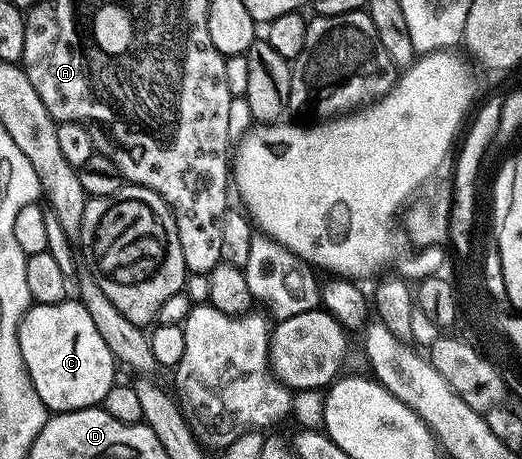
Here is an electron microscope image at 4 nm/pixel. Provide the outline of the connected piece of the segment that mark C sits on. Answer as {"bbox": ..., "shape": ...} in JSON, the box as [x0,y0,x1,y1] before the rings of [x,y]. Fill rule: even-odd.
{"bbox":[17,301,113,412],"shape":[[[78,301],[38,303],[30,306],[17,324],[17,350],[23,353],[23,361],[35,385],[35,393],[39,393],[43,405],[49,408],[50,412],[78,411],[84,407],[104,404],[107,393],[113,388],[113,355],[103,343],[103,338],[99,337],[90,314]]]}

